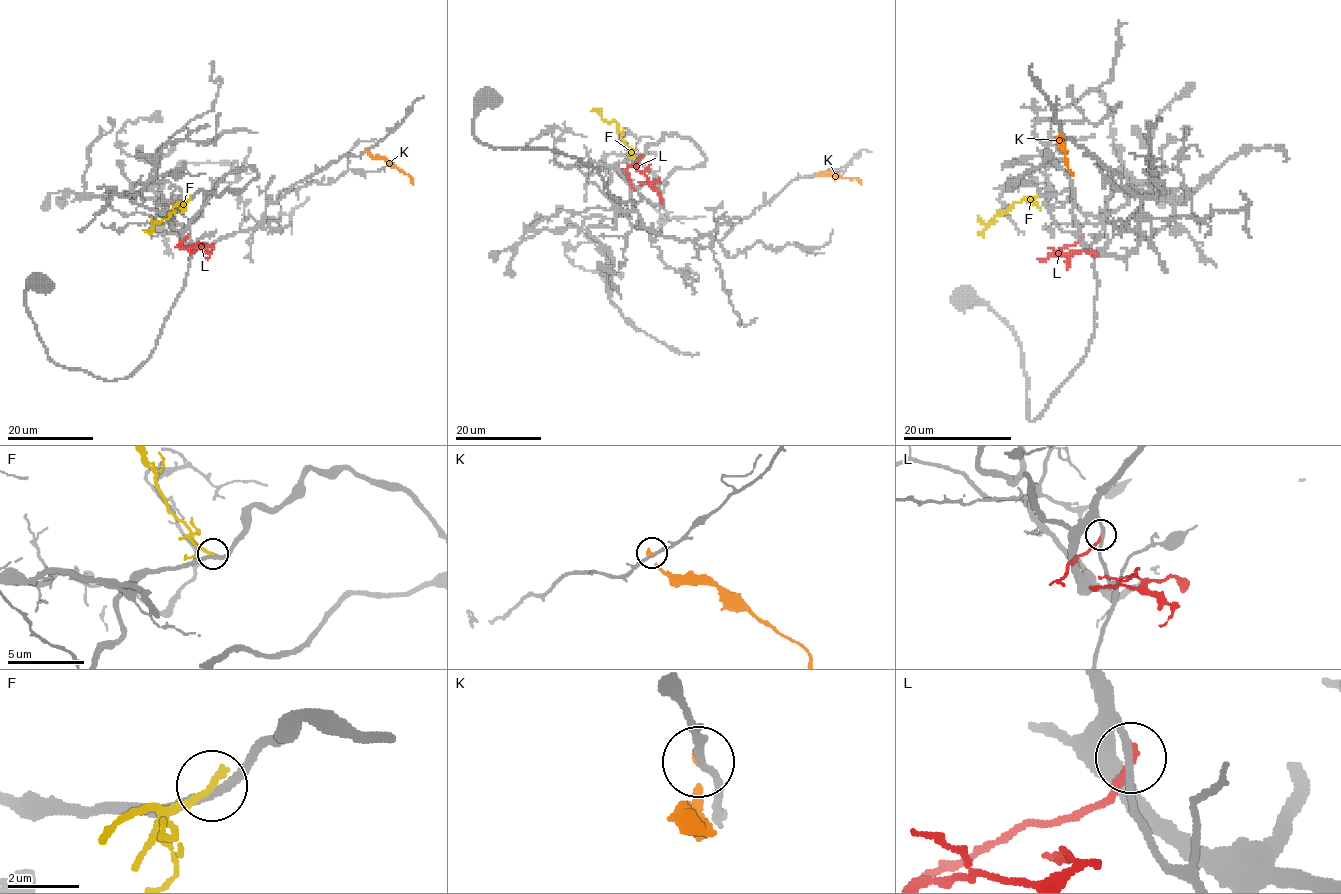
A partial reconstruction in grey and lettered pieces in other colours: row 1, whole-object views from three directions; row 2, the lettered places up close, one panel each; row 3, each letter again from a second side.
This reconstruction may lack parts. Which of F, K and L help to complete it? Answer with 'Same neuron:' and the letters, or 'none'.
Same neuron: none

